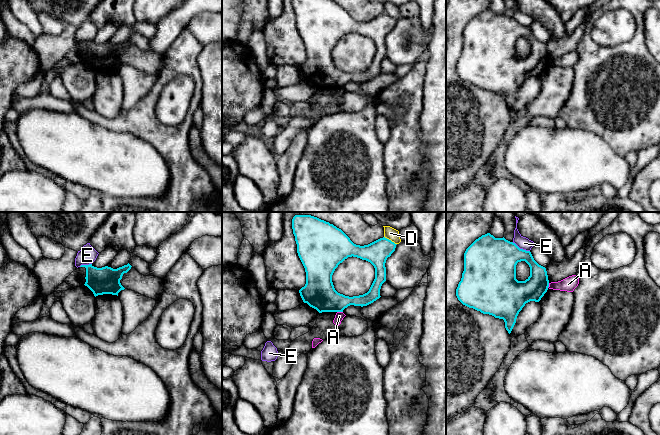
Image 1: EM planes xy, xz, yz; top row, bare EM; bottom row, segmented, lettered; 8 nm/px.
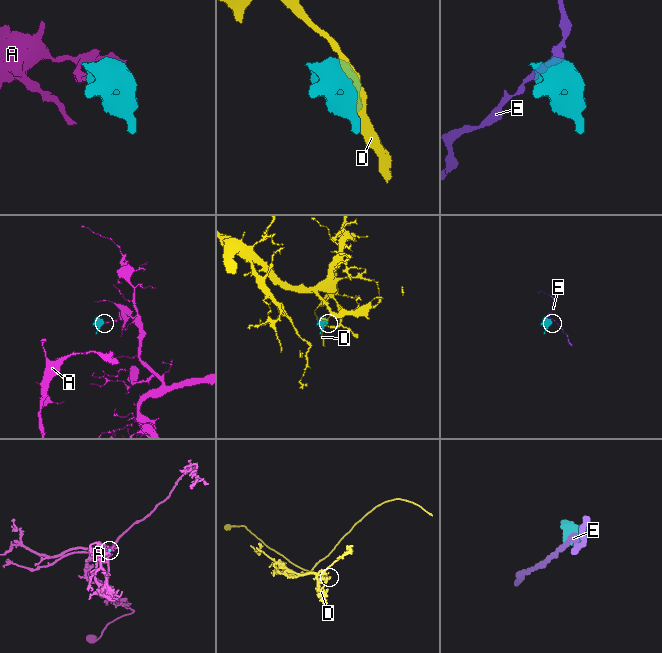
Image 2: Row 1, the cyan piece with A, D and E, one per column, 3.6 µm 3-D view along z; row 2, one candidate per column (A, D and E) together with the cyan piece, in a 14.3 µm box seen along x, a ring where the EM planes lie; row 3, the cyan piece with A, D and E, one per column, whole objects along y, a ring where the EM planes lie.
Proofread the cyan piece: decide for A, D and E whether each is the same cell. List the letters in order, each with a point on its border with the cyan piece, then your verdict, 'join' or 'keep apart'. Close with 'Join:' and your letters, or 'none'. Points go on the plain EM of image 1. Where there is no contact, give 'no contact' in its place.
A: xz (340, 87) | keep apart
D: xz (390, 16) | keep apart
E: yz (521, 25) | keep apart
Join: none

